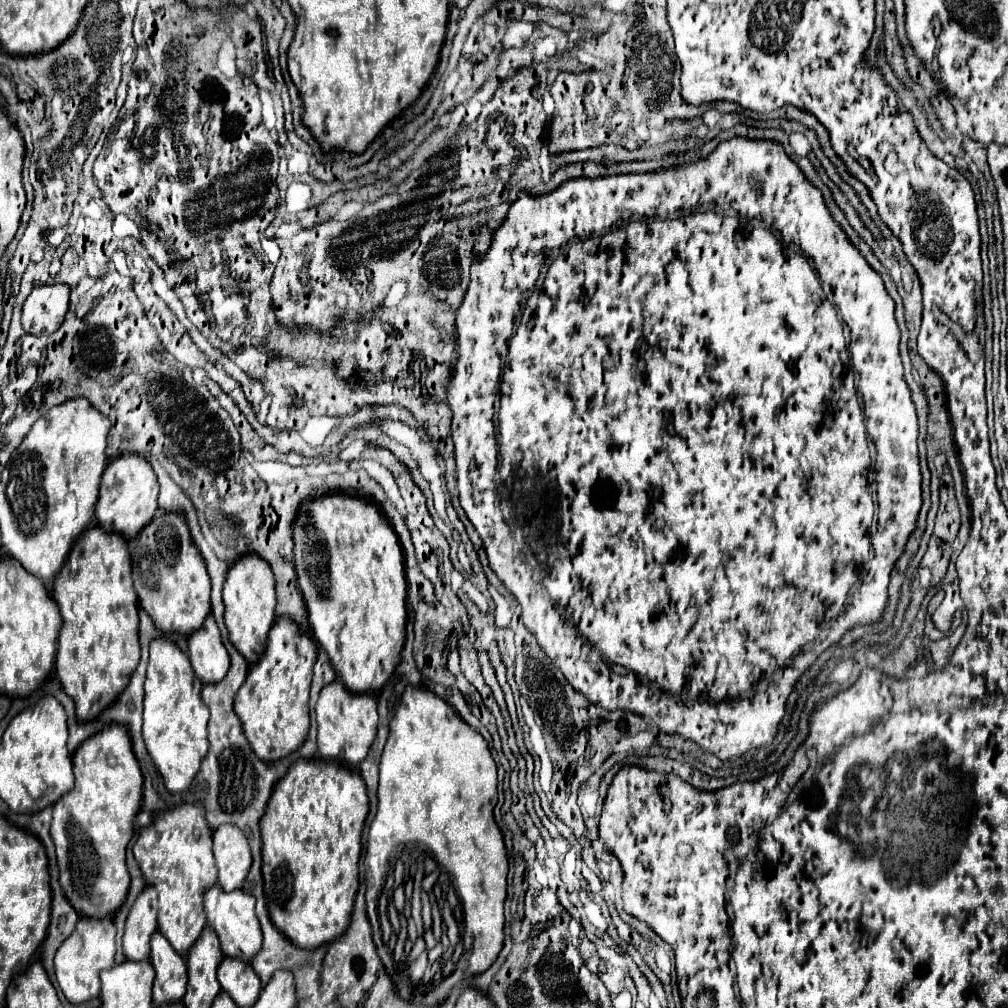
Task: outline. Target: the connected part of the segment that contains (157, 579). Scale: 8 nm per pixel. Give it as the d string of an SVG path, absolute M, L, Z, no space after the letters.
M180 512L152 520L132 544L132 576L140 606L162 632L192 634L210 614L210 578Z

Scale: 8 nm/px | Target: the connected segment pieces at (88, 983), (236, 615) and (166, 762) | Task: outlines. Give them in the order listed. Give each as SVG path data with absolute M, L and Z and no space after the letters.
M82 918L78 922L72 936L64 940L54 958L58 984L72 1004L82 1004L100 996L100 972L110 970L114 966L114 952L116 952L116 928L112 918L104 920Z
M246 554L238 564L230 566L226 582L224 582L224 604L226 604L226 628L232 644L236 644L238 652L254 664L266 648L268 632L276 620L276 592L274 592L274 576L268 568L266 560L256 554Z
M168 638L152 640L146 672L144 698L144 742L146 750L160 770L168 792L184 792L208 752L208 708L200 696L202 680L192 672L188 656Z

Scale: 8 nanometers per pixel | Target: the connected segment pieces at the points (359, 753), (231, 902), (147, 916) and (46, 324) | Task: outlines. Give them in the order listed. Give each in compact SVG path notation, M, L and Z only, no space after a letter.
M334 680L322 690L316 702L316 720L320 756L324 760L342 760L356 766L368 756L368 750L376 738L376 694L350 694L340 680Z
M218 884L212 886L206 894L204 894L204 908L208 914L208 926L214 928L214 932L220 938L222 944L222 952L224 956L234 956L240 958L244 962L250 962L262 946L262 930L254 912L254 896L242 892L242 890L232 890L232 892L224 892Z
M146 886L134 902L126 920L124 954L128 960L148 960L152 932L158 930L158 896L156 888Z
M68 284L40 286L30 292L22 306L22 326L32 336L50 336L60 326L68 312Z

